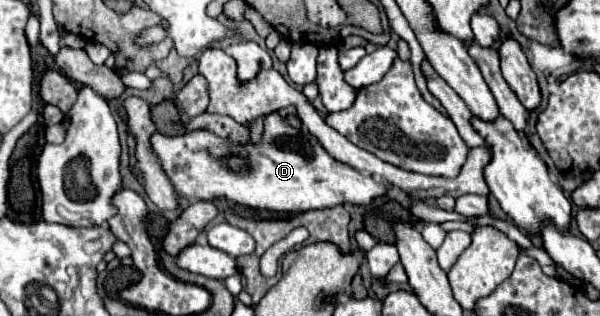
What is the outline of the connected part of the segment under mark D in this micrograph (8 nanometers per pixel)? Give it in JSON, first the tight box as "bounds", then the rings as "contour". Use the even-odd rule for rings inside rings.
{"bounds":[152,112,390,214],"contour":[[[278,112],[264,116],[264,134],[256,144],[248,142],[244,146],[228,138],[220,138],[208,130],[196,130],[174,138],[156,132],[152,136],[152,148],[176,186],[176,192],[184,198],[226,198],[250,208],[298,214],[306,210],[324,210],[338,204],[370,206],[376,198],[390,192],[388,182],[334,160],[322,148],[318,138],[314,138],[306,128],[292,128]],[[228,156],[240,156],[246,162],[232,168],[226,162]]]}

